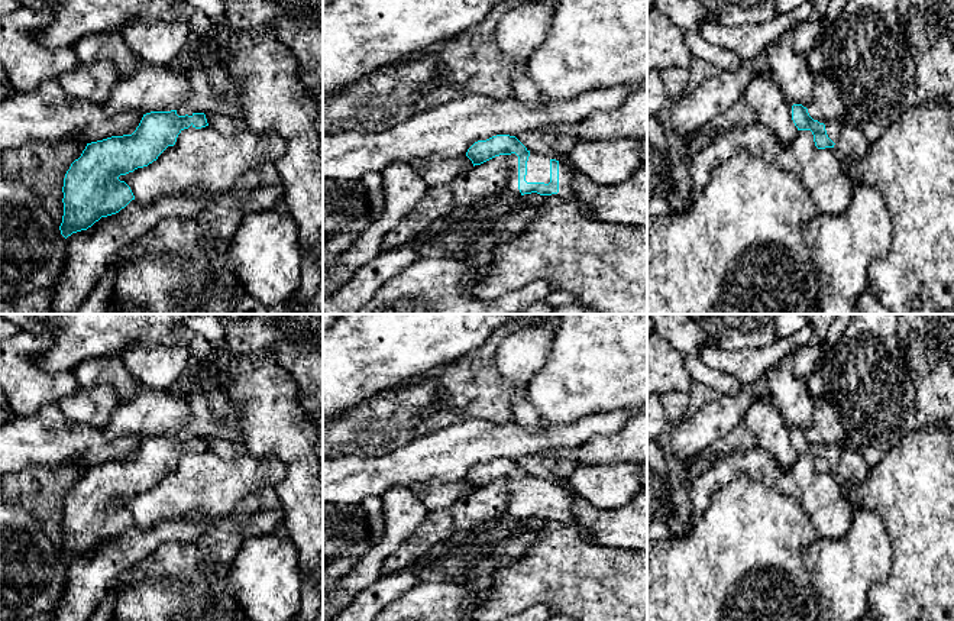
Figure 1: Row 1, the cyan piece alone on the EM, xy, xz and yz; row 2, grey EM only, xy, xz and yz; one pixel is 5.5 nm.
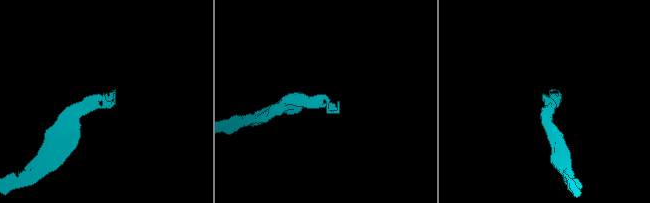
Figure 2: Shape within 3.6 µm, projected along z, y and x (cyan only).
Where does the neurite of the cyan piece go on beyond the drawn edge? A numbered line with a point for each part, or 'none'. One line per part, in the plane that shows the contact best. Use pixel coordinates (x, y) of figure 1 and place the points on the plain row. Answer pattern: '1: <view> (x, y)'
1: xz (537, 489)

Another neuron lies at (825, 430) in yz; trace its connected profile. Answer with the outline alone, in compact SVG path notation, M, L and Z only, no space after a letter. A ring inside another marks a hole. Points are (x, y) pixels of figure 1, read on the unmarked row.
M816 400L815 421L808 431L808 437L814 444L843 444L847 446L847 437L835 415L834 410L825 400Z

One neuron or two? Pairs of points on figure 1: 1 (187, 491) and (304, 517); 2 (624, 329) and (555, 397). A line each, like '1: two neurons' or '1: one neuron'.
1: two neurons
2: one neuron

